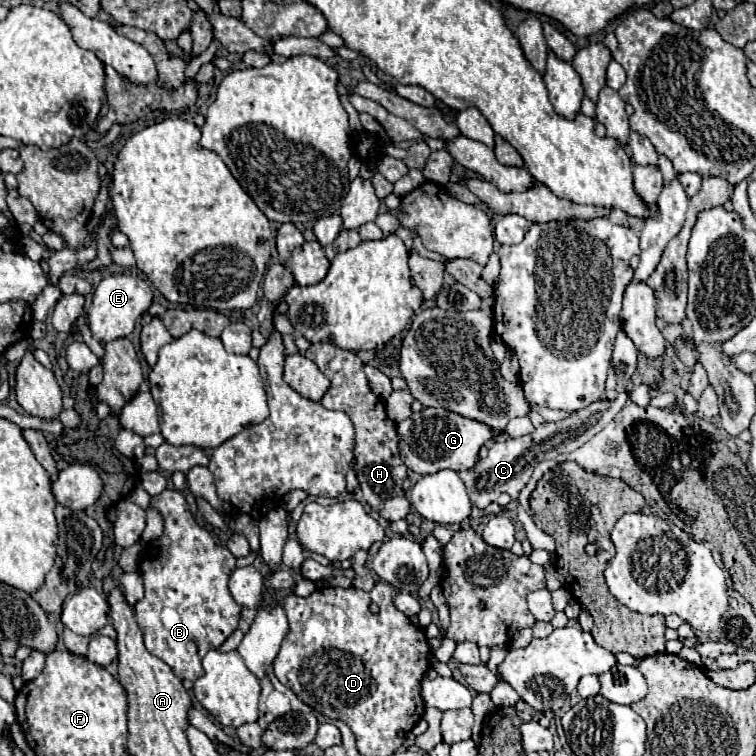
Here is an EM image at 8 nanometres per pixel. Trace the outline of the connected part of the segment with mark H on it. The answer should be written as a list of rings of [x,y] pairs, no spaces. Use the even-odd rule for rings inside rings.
[[[329,343],[311,345],[305,357],[315,361],[317,367],[323,371],[323,375],[331,379],[331,387],[323,395],[321,405],[331,409],[341,409],[353,421],[355,461],[357,461],[355,469],[357,469],[357,479],[365,501],[371,505],[371,509],[379,511],[379,515],[389,523],[405,519],[411,511],[411,503],[403,493],[403,479],[407,477],[407,467],[403,465],[397,451],[397,429],[395,429],[395,423],[387,419],[385,403],[379,397],[375,397],[373,391],[369,389],[367,377],[363,373],[363,361],[355,353],[343,351]]]

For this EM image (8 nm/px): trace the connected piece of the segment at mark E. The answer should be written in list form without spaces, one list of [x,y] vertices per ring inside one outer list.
[[[111,275],[103,279],[93,295],[91,307],[89,307],[89,327],[93,331],[93,337],[99,343],[109,343],[119,337],[127,337],[135,329],[135,321],[151,307],[153,293],[151,287],[135,275]]]

